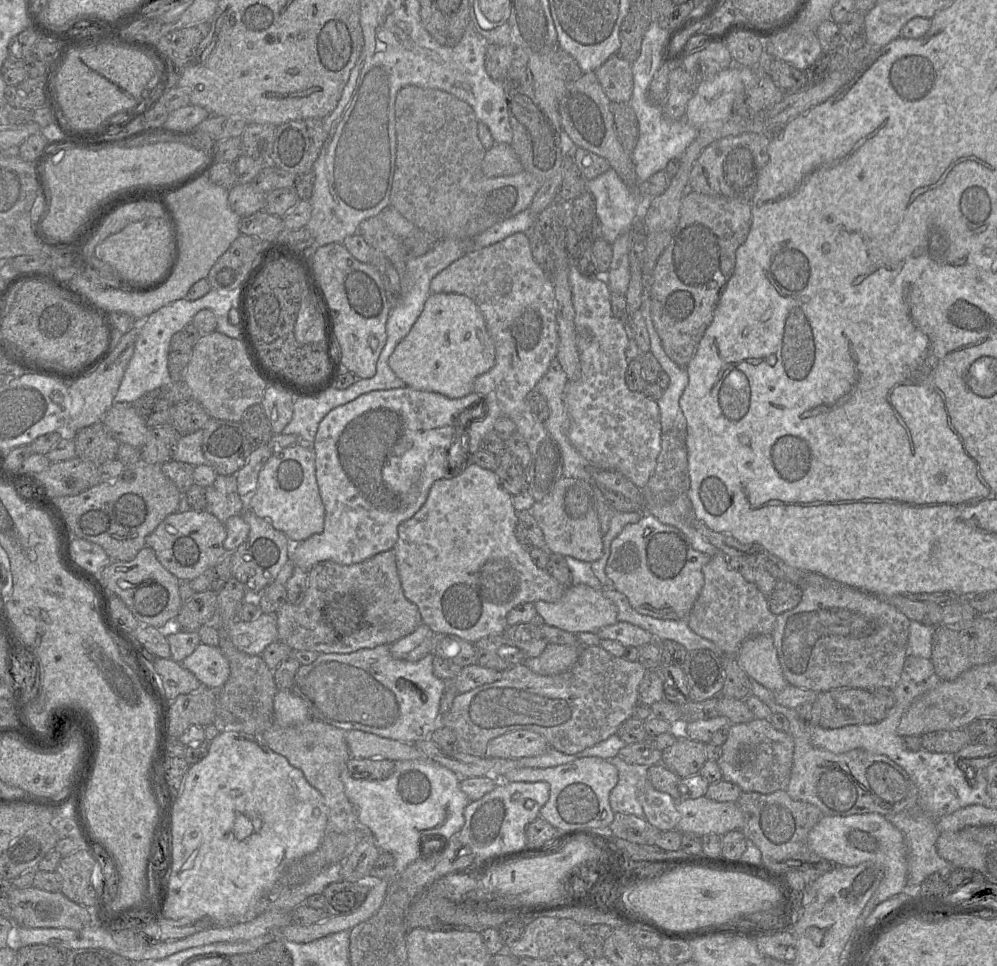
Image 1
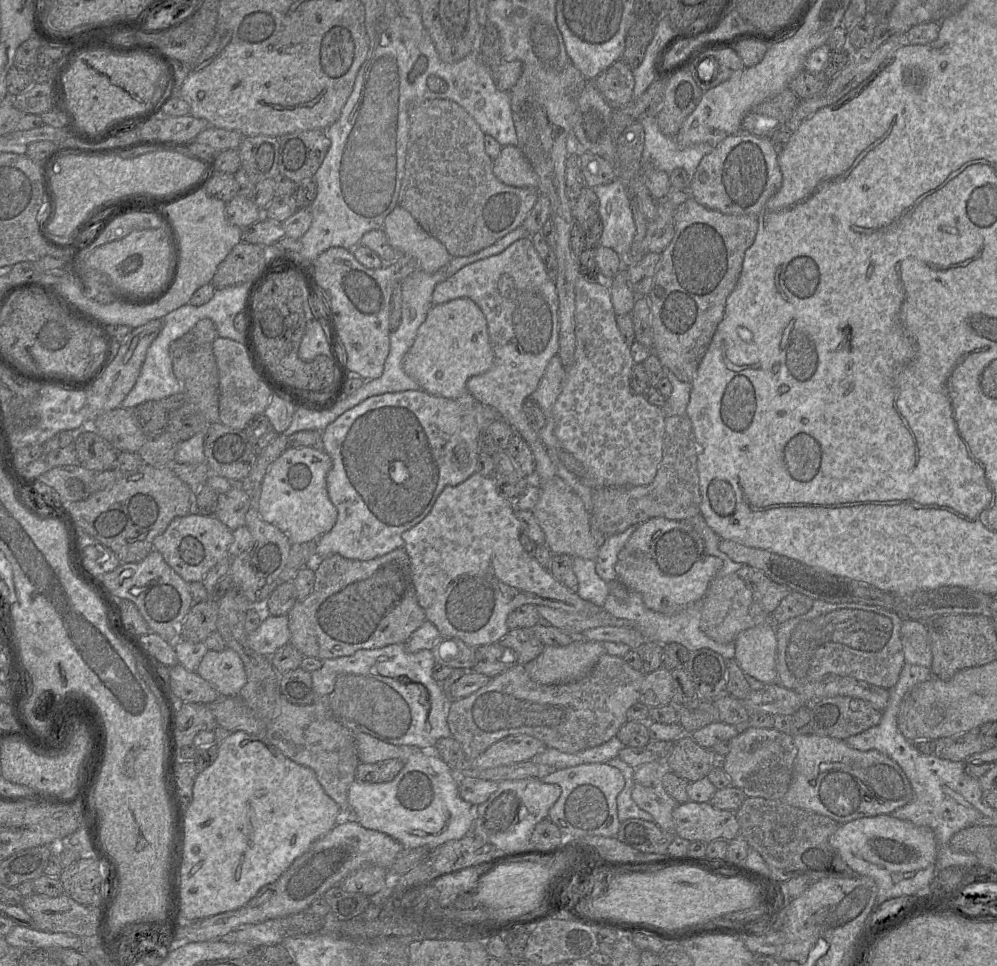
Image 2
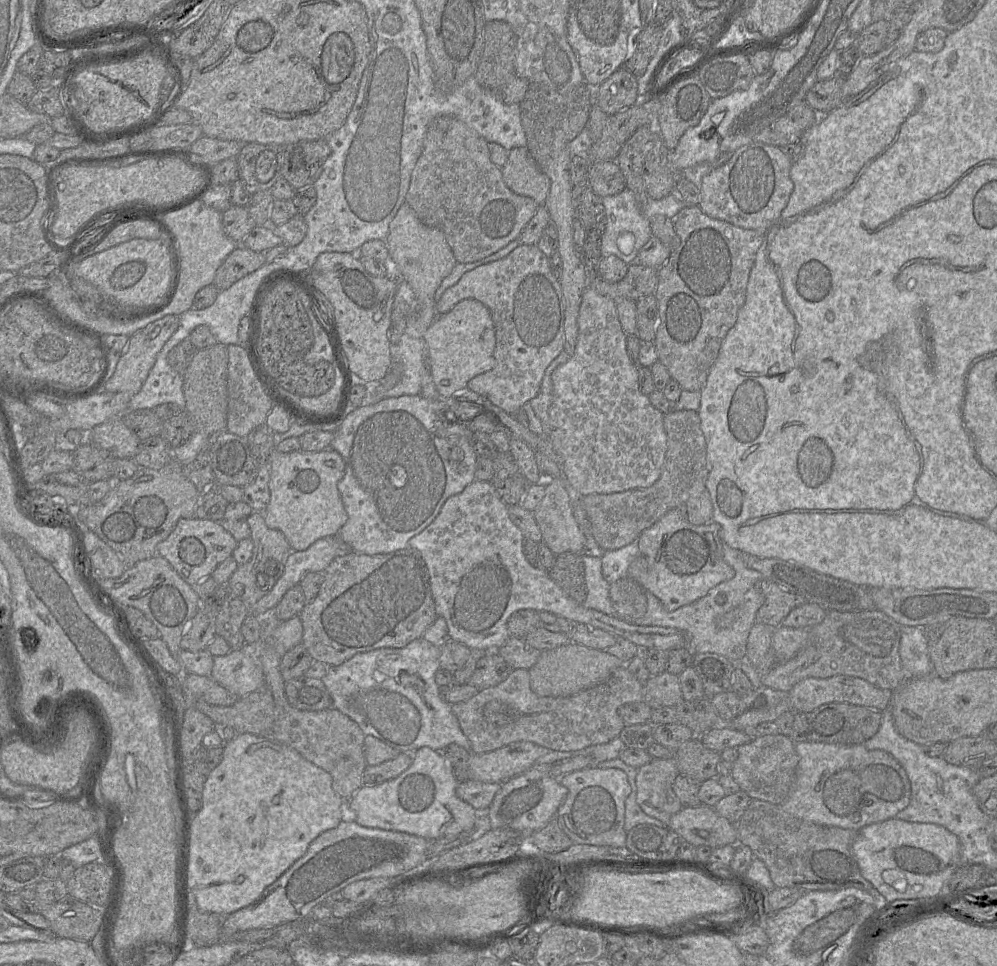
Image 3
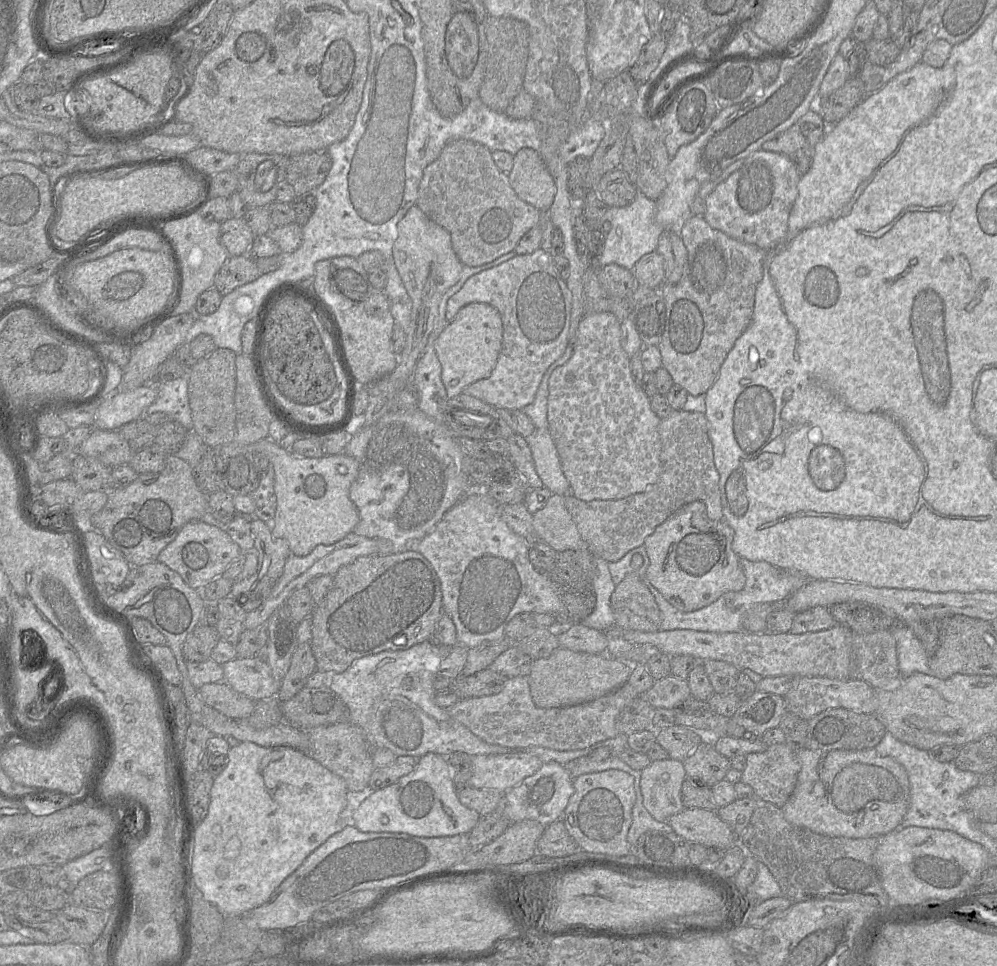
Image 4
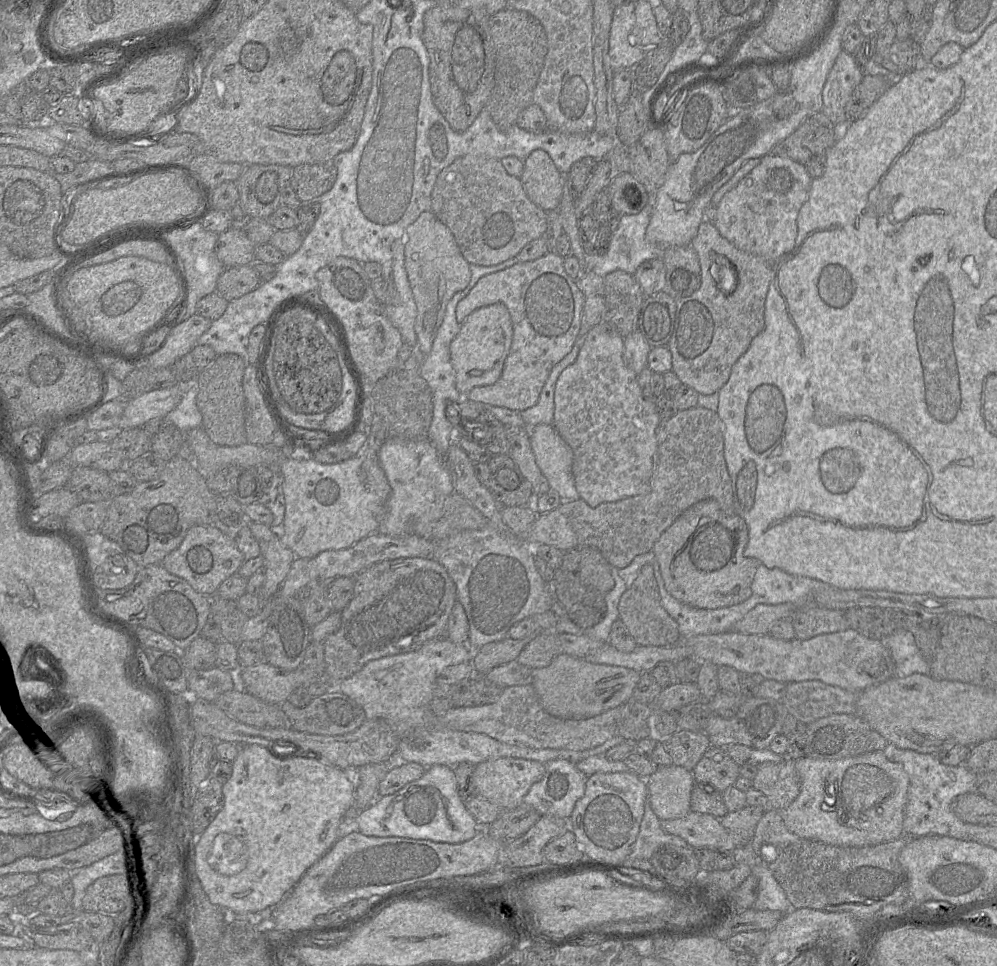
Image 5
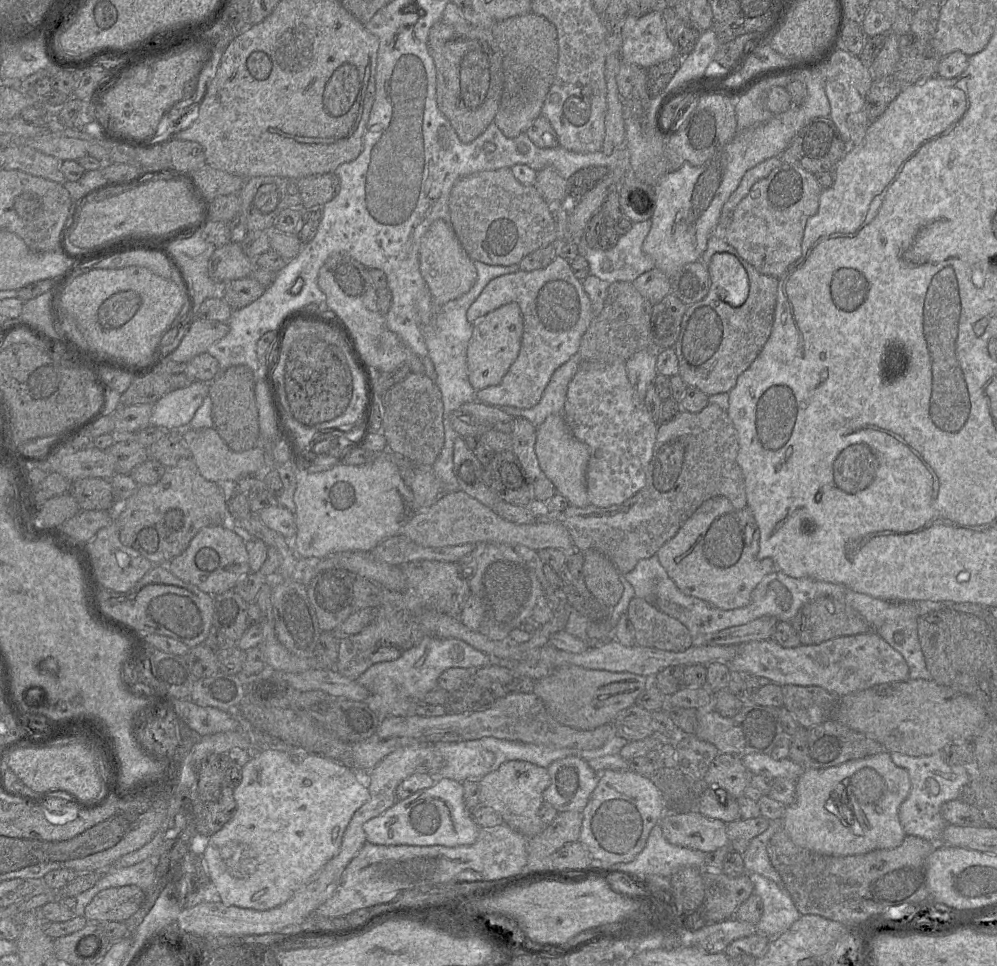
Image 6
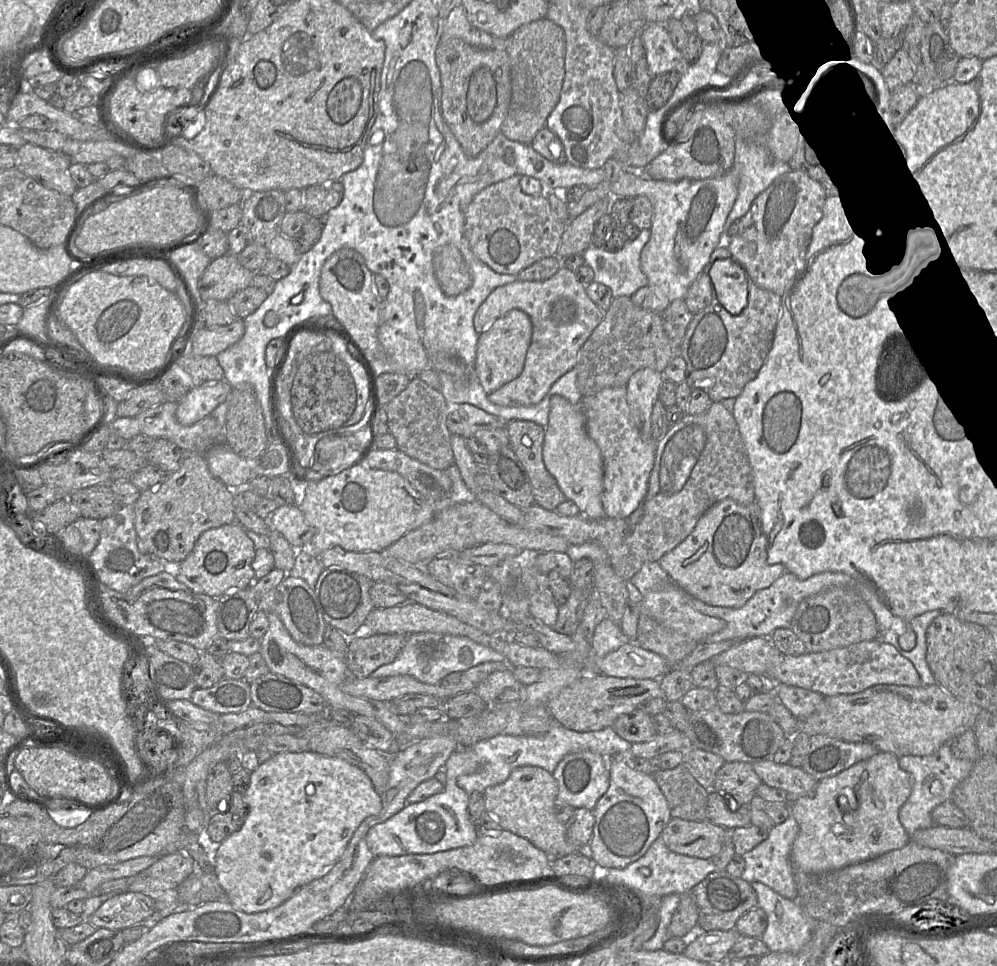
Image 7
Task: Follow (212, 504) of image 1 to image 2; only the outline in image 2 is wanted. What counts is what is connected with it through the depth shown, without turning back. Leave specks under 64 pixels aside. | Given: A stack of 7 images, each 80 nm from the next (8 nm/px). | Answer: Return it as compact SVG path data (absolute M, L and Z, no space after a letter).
M232 482L231 488L218 495L215 516L231 531L246 525L245 516L251 508L251 499L241 482Z

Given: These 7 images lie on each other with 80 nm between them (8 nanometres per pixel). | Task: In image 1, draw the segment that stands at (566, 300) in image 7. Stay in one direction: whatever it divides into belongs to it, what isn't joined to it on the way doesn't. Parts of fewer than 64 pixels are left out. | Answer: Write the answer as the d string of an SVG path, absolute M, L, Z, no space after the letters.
M517 232L492 245L470 251L452 262L432 279L430 291L466 295L476 303L483 314L495 347L495 364L489 371L475 379L473 391L494 396L503 415L515 423L516 432L525 439L530 451L530 461L525 468L526 489L535 502L541 502L552 494L556 483L563 476L560 448L546 430L544 423L533 416L527 403L528 393L545 375L558 351L554 282L547 278L533 258L529 237L525 233Z

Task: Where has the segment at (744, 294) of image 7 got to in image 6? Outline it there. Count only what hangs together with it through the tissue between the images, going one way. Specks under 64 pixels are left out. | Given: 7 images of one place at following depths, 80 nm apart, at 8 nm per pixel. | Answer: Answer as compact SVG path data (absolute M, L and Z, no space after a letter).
M729 253L711 256L711 284L720 299L733 307L742 306L749 294L748 274L738 258Z

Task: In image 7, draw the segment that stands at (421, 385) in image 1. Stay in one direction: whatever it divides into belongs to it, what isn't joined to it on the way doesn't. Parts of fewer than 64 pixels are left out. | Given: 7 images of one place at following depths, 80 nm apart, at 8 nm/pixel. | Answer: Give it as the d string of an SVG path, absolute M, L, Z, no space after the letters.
M512 309L498 318L487 331L479 334L474 368L487 394L498 390L522 373L532 332L530 317L522 310Z

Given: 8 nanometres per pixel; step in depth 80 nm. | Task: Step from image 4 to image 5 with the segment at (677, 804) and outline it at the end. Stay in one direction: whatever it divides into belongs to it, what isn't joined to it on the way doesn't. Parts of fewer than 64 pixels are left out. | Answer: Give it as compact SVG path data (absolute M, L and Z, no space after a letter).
M674 764L656 767L645 780L648 803L660 821L691 812L690 797L695 785L691 771Z

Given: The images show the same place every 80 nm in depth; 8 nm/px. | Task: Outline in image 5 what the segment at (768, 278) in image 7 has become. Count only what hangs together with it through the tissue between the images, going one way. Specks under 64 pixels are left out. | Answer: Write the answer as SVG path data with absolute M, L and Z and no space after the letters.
M767 154L760 158L758 166L723 195L717 205L710 205L705 210L705 221L711 222L719 233L738 249L759 256L768 262L775 262L795 247L798 233L797 217L809 197L812 181L803 164Z

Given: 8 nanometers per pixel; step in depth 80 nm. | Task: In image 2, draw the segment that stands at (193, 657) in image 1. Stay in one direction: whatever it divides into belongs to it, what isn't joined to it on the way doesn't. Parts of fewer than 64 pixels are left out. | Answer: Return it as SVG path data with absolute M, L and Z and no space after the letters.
M208 650L196 673L209 682L223 697L238 696L246 683L246 674L240 656L234 650Z

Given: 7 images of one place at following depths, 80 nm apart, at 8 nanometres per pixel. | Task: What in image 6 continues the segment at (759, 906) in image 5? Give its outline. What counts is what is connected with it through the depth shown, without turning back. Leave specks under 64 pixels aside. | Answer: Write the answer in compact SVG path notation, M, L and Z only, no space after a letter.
M761 874L749 875L754 893L760 896L763 904L763 914L756 924L756 934L763 934L769 939L777 938L787 931L801 914L786 888L780 888Z

